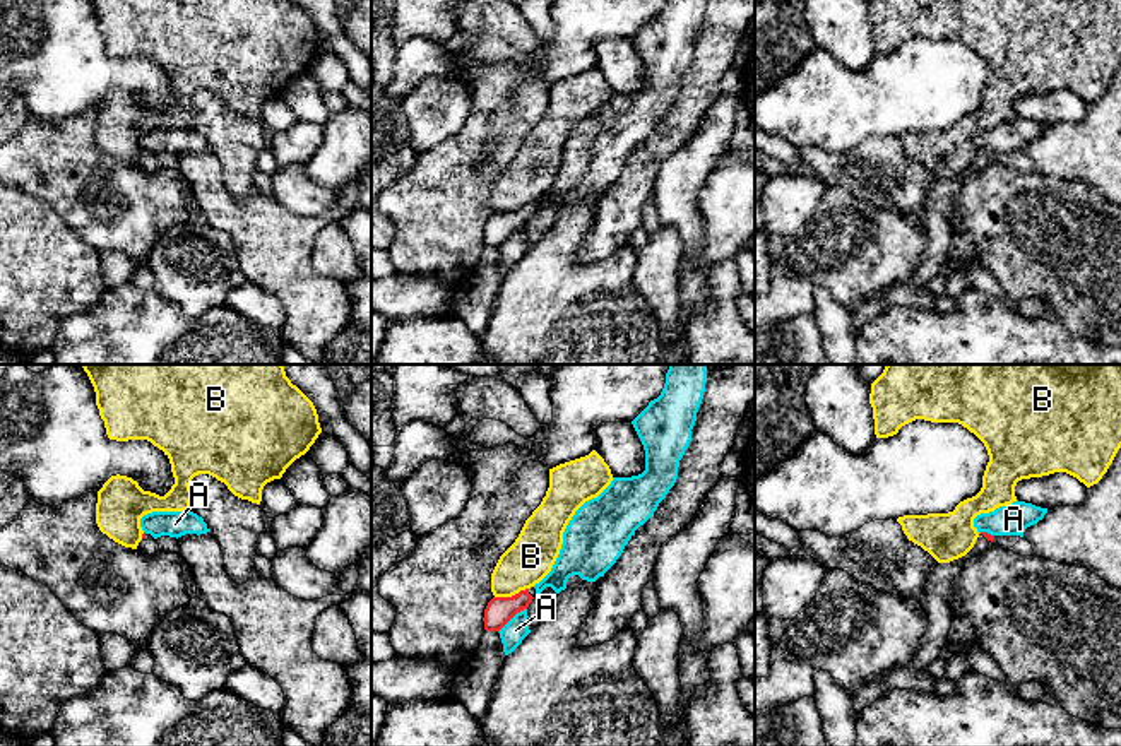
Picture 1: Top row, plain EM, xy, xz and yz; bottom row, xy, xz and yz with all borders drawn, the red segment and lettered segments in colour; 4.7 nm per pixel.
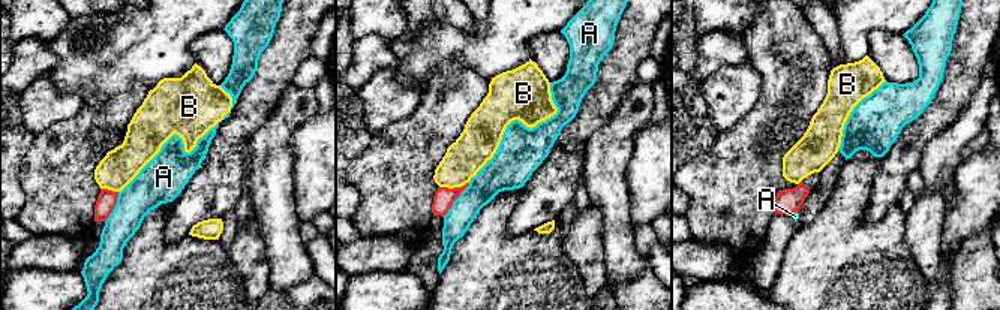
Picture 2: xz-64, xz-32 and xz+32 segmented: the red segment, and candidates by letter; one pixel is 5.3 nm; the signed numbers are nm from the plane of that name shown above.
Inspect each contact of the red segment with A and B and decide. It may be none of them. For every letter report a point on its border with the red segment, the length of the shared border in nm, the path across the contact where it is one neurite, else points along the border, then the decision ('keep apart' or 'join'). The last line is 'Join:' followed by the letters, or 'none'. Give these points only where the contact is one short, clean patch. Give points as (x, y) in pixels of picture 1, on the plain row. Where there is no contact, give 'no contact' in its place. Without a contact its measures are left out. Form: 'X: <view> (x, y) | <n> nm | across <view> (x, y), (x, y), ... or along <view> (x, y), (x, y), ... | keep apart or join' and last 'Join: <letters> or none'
A: xz (512, 233) | 180 nm | along xz (526, 224), (498, 248) | keep apart
B: xz (512, 213) | 170 nm | keep apart
Join: none

